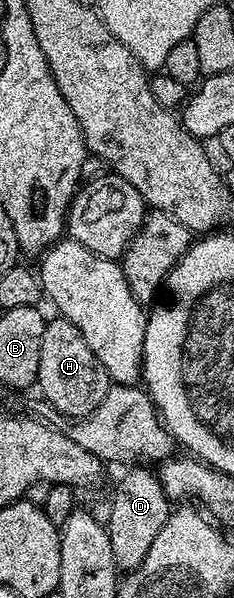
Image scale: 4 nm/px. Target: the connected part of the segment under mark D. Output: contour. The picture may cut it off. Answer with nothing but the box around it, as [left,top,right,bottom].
[105,465,173,572]

